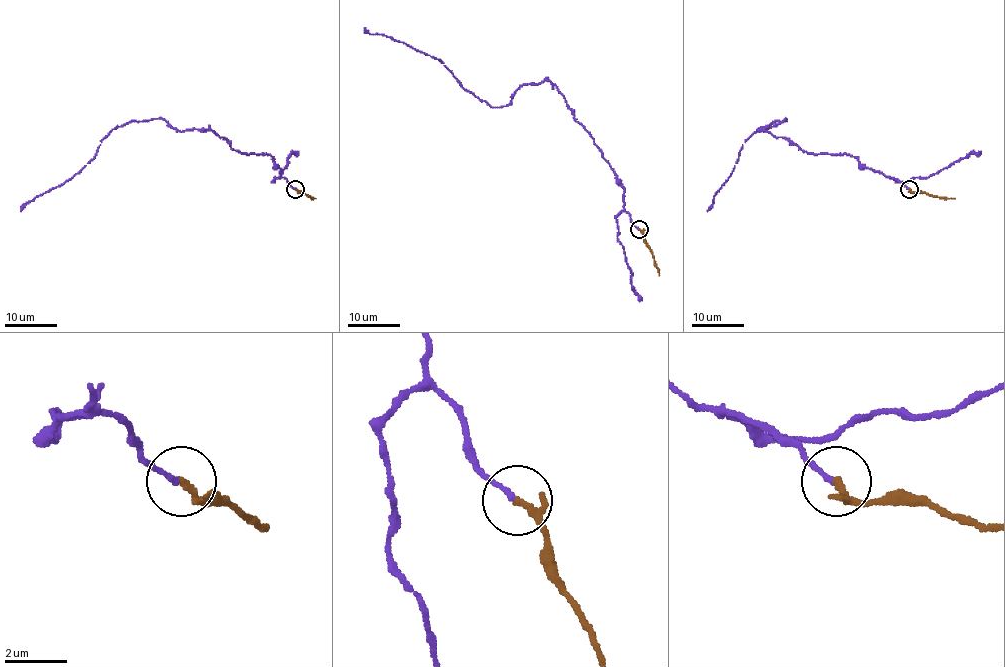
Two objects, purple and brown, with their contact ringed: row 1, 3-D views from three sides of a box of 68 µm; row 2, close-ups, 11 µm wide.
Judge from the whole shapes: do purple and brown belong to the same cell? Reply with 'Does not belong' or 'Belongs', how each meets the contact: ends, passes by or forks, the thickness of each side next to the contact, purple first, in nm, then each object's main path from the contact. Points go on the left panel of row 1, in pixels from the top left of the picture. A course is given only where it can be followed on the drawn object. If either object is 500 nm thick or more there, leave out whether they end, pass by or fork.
Belongs. At the ring purple ends. At the ring brown passes by. Thickness 160 nm (purple) against 150 nm. Course of purple: (295, 189), (270, 155), (147, 120), (116, 126), (77, 173), (21, 211). Course of brown: (296, 189), (315, 198)

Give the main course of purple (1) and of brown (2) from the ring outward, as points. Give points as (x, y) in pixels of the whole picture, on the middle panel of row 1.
1: (638, 230), (624, 208), (624, 187), (549, 81), (523, 85), (508, 105), (491, 107), (438, 59), (364, 28)
2: (639, 230), (659, 275)

